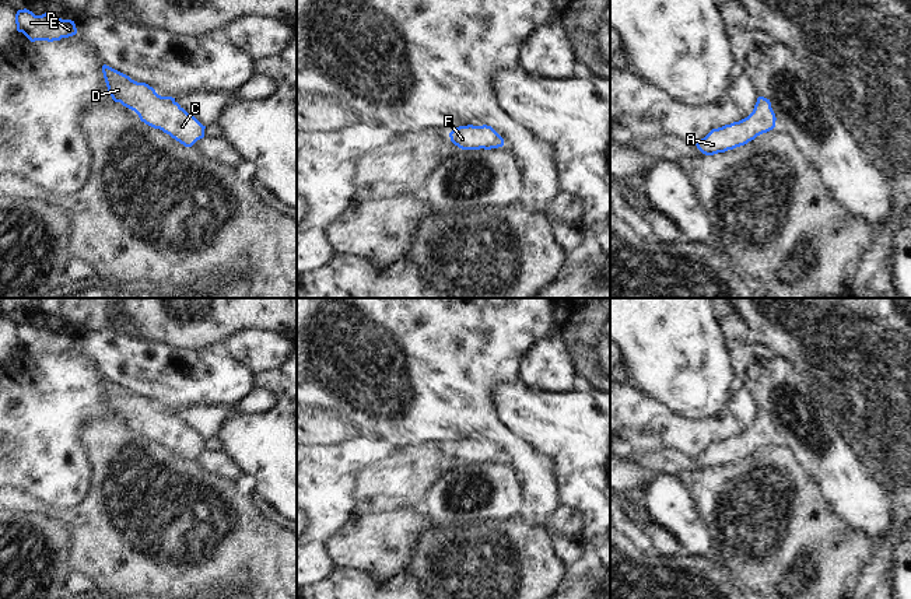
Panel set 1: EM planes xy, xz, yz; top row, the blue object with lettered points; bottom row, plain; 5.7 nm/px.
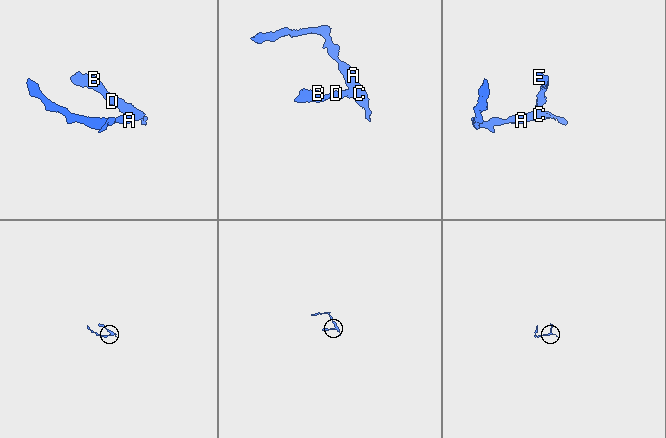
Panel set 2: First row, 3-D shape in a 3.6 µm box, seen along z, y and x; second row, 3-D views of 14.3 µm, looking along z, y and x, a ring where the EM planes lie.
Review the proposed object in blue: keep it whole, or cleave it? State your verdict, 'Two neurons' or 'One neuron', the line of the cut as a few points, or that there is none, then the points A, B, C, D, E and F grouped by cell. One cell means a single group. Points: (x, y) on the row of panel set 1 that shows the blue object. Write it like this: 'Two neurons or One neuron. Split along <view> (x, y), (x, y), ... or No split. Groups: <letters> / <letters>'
One neuron. No split. Groups: A B C D E F

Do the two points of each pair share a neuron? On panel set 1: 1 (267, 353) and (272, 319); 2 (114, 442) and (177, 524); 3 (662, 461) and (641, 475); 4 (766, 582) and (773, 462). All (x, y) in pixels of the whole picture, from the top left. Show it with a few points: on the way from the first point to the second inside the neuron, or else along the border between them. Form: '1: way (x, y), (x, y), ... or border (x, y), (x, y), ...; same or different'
1: border (237, 330), (263, 329), (276, 330), (281, 335); different
2: way (125, 462), (164, 504); same
3: border (634, 462), (657, 475); different
4: way (770, 553), (770, 491); same

